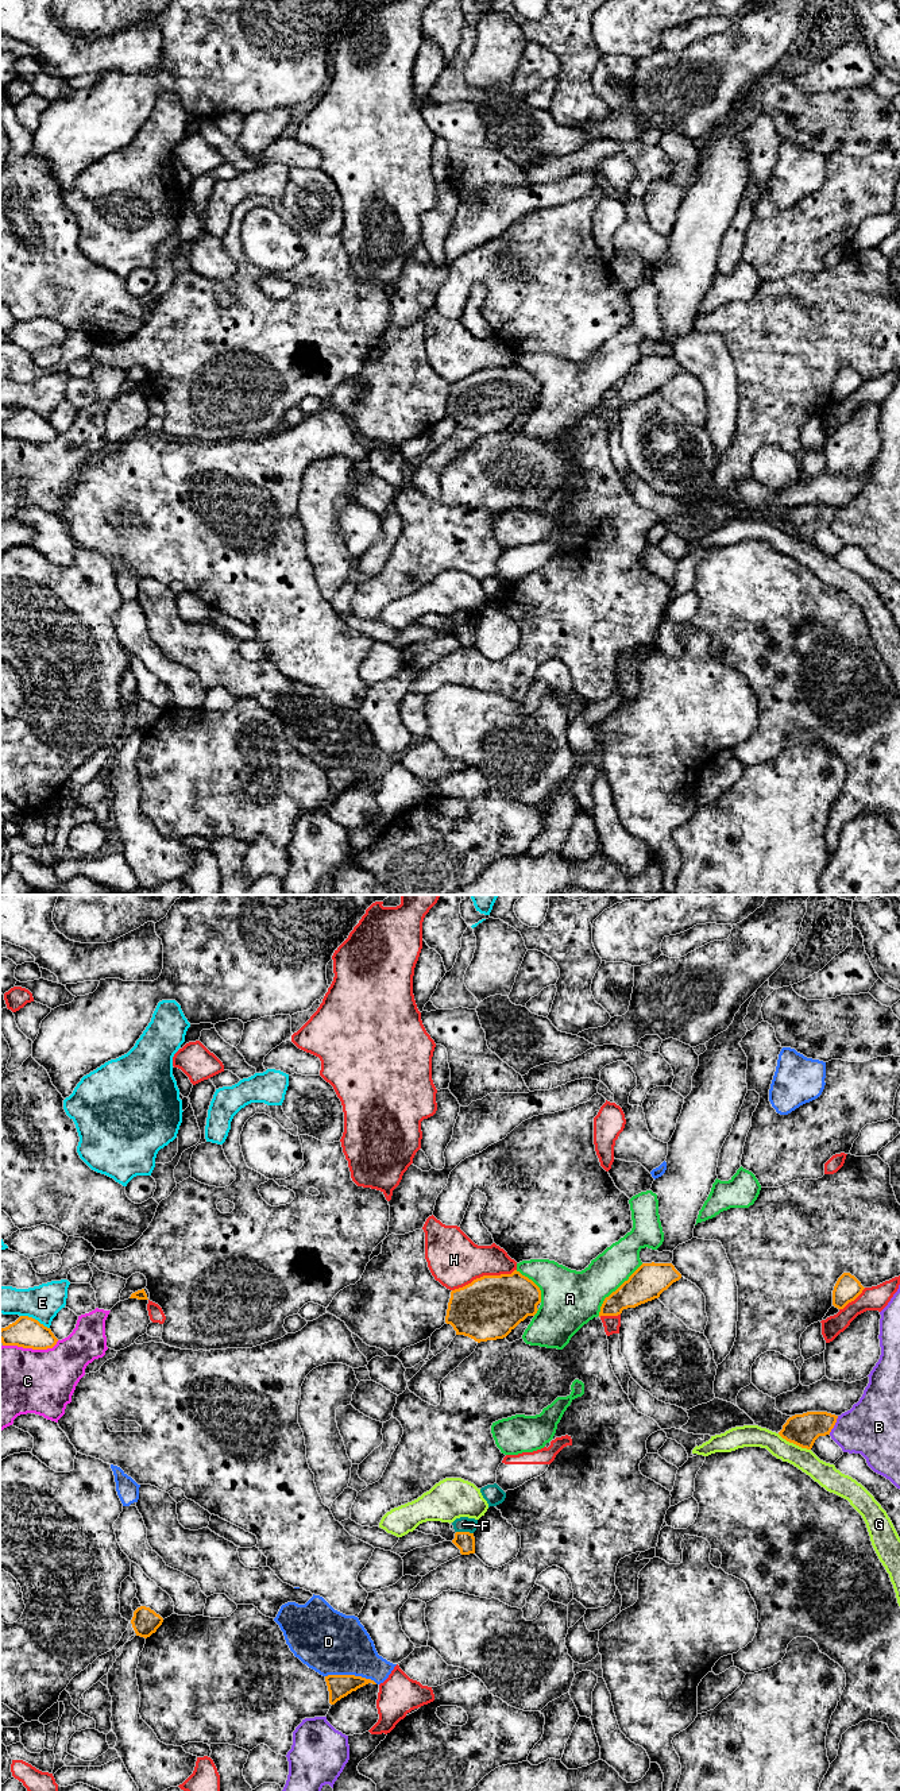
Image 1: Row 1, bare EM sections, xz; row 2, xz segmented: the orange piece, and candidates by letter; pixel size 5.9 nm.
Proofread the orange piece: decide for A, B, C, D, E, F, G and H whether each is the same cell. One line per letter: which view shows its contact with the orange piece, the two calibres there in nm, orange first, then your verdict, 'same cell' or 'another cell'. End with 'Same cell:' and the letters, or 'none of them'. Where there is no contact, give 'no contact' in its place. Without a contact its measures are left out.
A: xz | 200/300 nm | another cell
B: xz | 190/340 nm | another cell
C: xz | 190/420 nm | another cell
D: xz | 140/380 nm | another cell
E: xz | 190/220 nm | another cell
F: xz | 110/90 nm | another cell
G: xz | 190/130 nm | another cell
H: xz | 380/320 nm | another cell
Same cell: none of them

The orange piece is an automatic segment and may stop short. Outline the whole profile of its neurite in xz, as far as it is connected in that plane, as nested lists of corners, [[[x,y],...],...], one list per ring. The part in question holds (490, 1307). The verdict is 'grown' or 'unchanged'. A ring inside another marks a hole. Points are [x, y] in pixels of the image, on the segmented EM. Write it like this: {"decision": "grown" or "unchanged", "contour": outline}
{"decision": "unchanged", "contour": [[[517,1270],[511,1274],[483,1275],[451,1292],[445,1323],[453,1327],[456,1335],[478,1343],[503,1339],[528,1316],[534,1316],[540,1302],[540,1288]]]}

